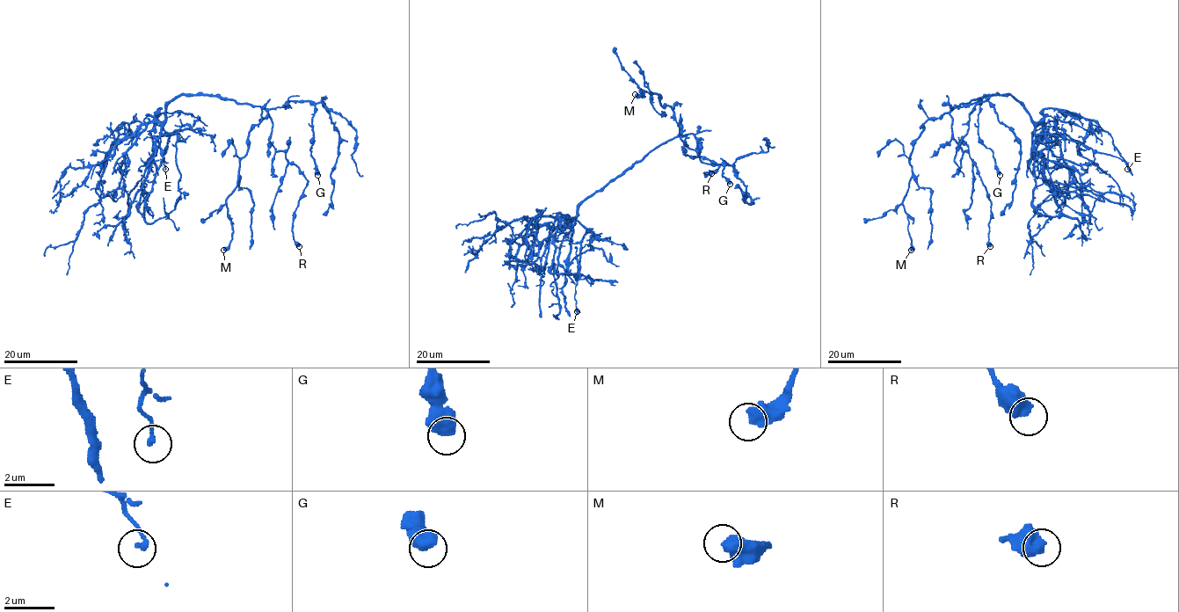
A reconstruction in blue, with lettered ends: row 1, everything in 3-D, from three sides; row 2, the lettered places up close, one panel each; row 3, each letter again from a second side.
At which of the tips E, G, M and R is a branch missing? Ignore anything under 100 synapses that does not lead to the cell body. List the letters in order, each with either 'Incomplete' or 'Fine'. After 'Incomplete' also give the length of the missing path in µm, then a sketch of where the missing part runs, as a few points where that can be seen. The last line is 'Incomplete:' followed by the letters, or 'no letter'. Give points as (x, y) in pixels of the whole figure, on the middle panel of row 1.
E: Fine
G: Fine
M: Fine
R: Fine
Incomplete: no letter

